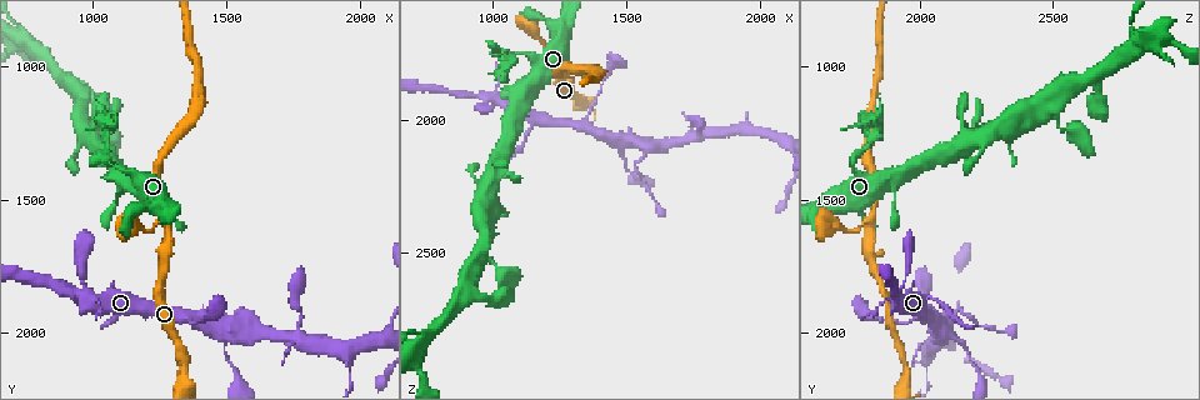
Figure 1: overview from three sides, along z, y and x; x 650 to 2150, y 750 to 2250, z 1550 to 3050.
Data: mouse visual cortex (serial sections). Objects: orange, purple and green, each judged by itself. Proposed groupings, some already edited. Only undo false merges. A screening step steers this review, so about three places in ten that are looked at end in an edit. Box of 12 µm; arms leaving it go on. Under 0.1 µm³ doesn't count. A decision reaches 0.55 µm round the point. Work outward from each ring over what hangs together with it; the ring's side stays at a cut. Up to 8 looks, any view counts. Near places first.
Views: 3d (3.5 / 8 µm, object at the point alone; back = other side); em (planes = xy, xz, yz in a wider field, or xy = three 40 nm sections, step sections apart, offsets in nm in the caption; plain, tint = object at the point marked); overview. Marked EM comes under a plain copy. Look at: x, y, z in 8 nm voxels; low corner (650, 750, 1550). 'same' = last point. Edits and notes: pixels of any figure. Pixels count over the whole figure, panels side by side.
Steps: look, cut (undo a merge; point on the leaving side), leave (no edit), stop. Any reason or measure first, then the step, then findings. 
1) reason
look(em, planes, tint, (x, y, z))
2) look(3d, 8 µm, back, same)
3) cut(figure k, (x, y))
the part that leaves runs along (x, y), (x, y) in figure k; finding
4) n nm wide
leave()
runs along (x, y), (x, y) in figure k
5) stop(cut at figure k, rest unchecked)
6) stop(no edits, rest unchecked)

two arms in line, one across
look(3d, 3.5 µm, (1270, 1580, 1820))

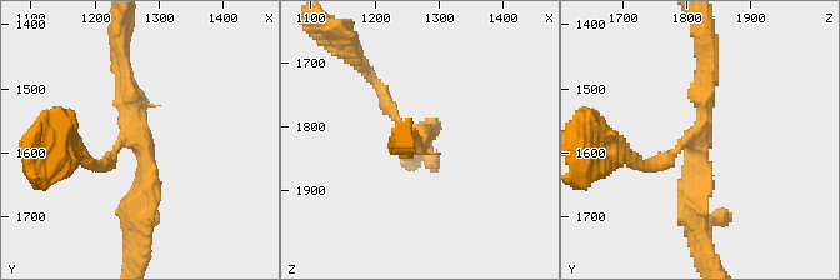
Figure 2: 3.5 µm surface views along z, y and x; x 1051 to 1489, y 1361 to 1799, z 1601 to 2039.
3 arms; arms of 150, 200, 250 nm; need the tissue
look(em, xy, step 2, tint, (1270, 1580, 1820))

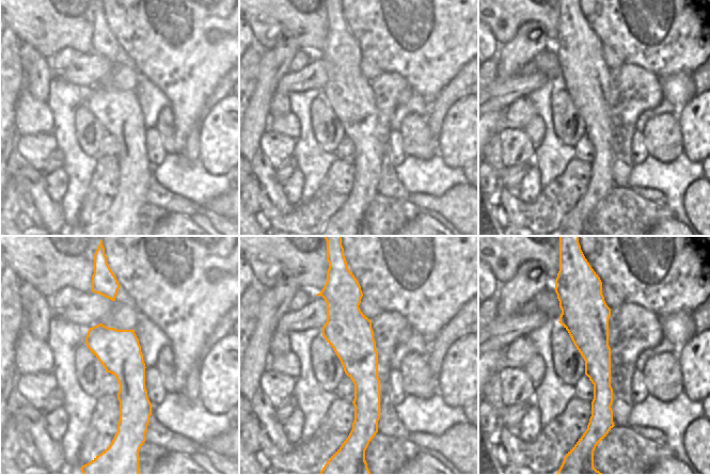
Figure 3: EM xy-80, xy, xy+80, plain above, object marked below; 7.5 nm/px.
leave()
runs along (350, 285), (367, 426) in figure 3; continuous, no second cell

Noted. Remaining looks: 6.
narrows sharply
look(3d, 3.5 µm, (1070, 1350, 1750))

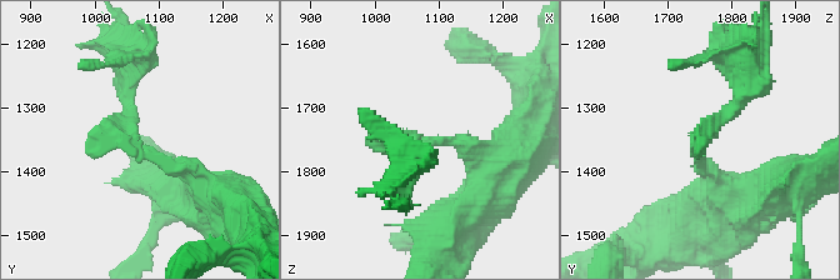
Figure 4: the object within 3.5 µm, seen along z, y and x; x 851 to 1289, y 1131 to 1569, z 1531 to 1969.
now the EM
look(em, xy, step 2, tint, (1070, 1350, 1745))

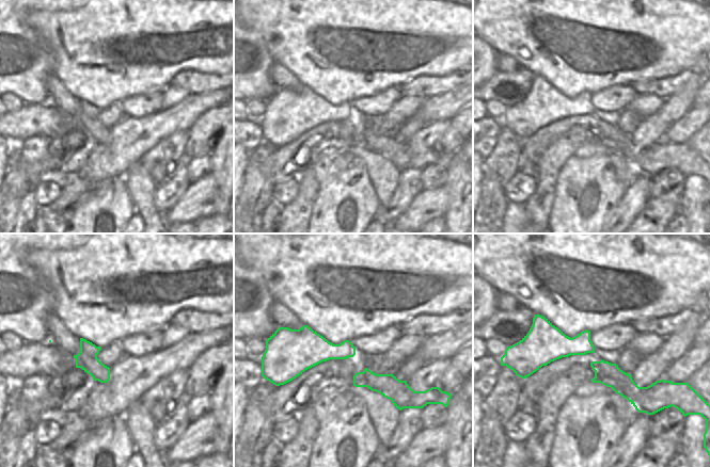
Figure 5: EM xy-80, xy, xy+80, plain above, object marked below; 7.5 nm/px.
another direction
look(em, xy, step 1, tint, same)

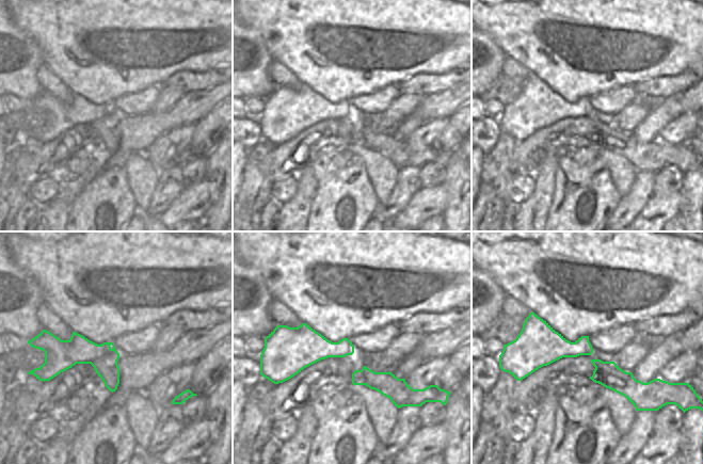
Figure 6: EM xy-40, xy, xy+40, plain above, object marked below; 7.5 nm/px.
leave()
runs along (203, 184), (130, 138), (126, 76) in figure 4; all the same cell

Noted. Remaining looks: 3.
sharp bend
look(3d, 3.5 µm, (980, 1850, 1920))

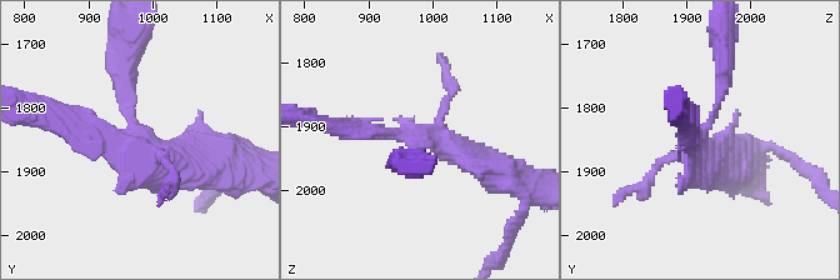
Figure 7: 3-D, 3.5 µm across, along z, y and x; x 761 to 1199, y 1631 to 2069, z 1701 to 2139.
need the tissue
look(em, xy, step 2, tint, (970, 1855, 1910))

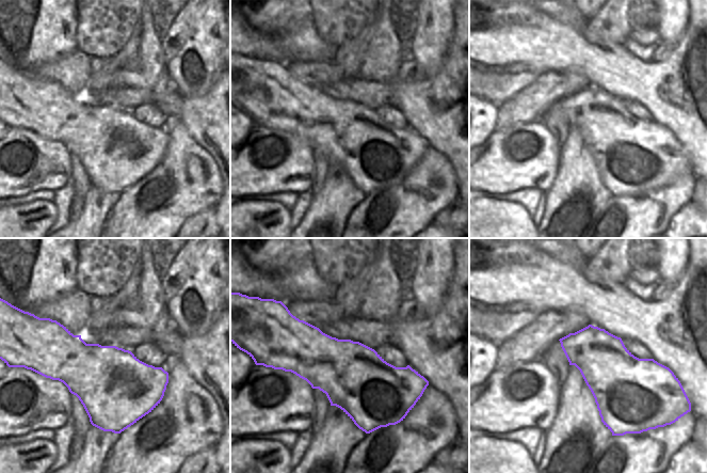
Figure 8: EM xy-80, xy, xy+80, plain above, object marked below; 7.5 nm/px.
leave()
runs along (498, 173), (433, 135), (336, 125) in figure 7; one cell here

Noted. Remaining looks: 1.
stop(no edits, rest unchecked)

